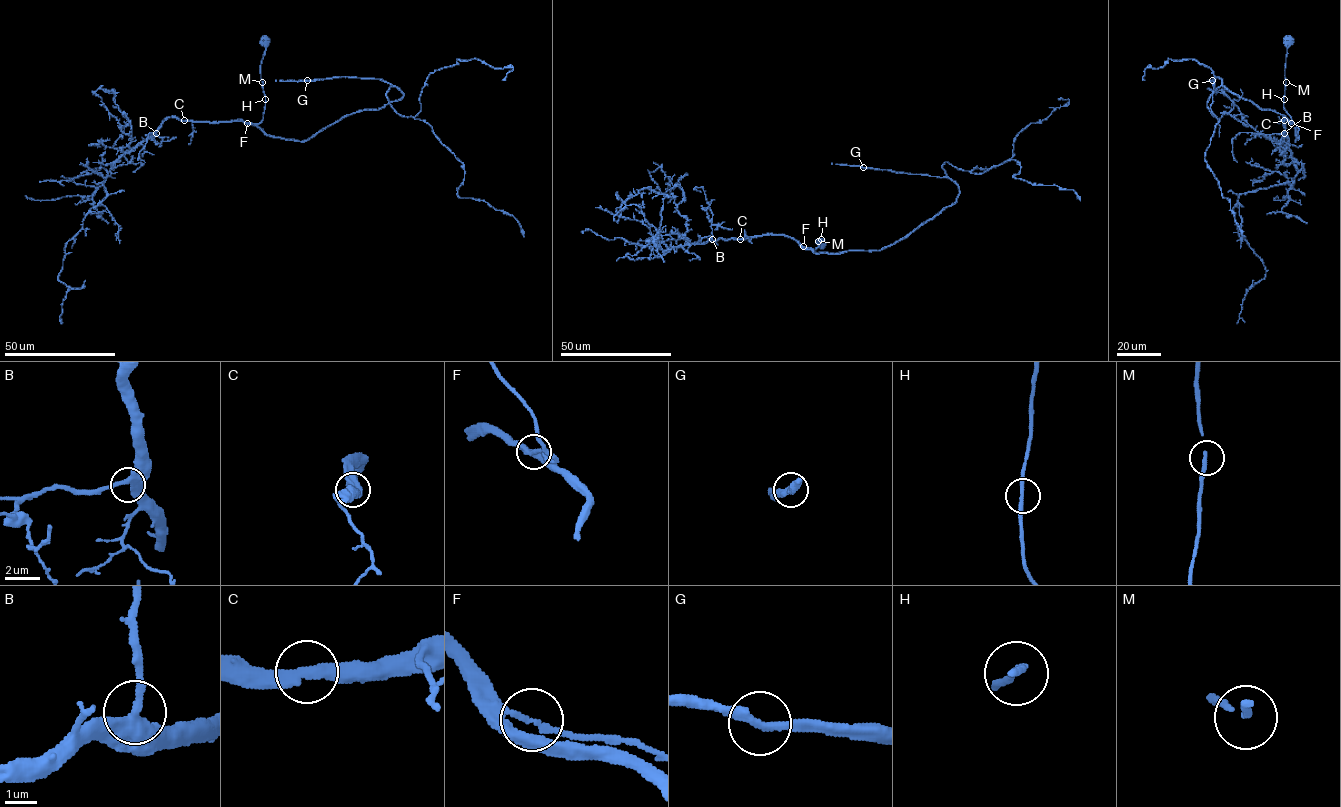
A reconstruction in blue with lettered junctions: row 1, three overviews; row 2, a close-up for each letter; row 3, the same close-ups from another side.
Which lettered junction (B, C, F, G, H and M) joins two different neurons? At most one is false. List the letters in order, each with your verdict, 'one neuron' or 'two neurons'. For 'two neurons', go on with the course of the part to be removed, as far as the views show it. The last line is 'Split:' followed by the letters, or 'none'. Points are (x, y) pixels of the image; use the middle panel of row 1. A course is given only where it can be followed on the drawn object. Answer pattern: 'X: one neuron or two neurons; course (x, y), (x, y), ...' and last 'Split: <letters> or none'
B: one neuron
C: one neuron
F: one neuron
G: one neuron
H: one neuron
M: one neuron
Split: none

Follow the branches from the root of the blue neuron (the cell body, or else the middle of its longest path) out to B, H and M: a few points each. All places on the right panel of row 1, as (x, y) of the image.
B: (1286, 41), (1284, 108), (1294, 123), (1286, 120), (1279, 122), (1284, 117), (1284, 133)
H: (1286, 41), (1284, 99)
M: (1286, 41), (1286, 82)

